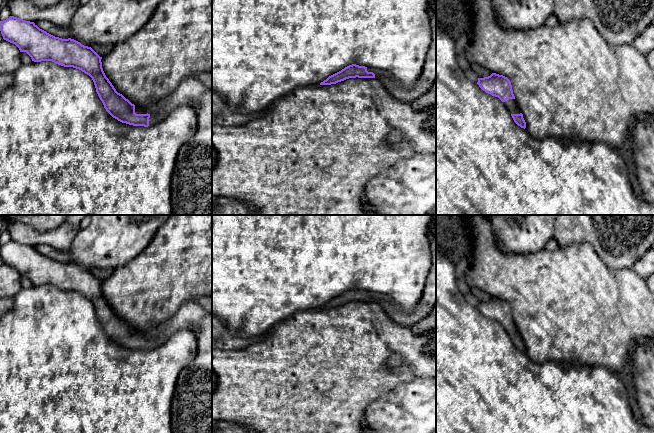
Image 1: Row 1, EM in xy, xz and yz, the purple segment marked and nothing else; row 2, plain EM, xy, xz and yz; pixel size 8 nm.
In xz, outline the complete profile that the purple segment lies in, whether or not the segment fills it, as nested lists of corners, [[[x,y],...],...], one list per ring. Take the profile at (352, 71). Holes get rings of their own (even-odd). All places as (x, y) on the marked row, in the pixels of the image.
[[[432,0],[430,12],[431,44],[426,54],[424,67],[415,85],[410,89],[404,89],[388,70],[379,68],[349,65],[341,71],[329,76],[320,85],[331,85],[349,78],[376,78],[387,91],[396,99],[411,103],[424,95],[436,80],[436,0]]]

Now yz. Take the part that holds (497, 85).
[[[492,73],[488,77],[478,78],[477,84],[486,93],[498,97],[508,109],[514,122],[521,128],[526,128],[526,122],[515,101],[512,85],[507,77]]]

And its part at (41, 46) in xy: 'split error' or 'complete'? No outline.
split error

